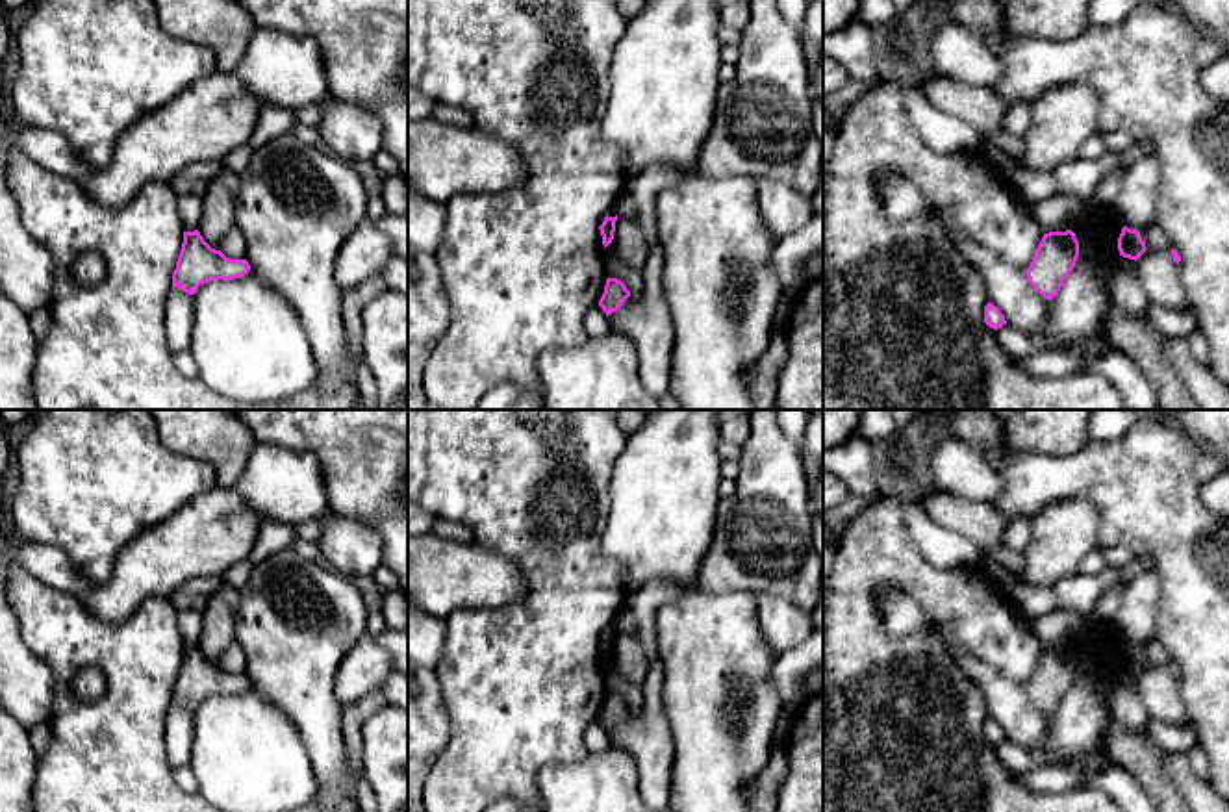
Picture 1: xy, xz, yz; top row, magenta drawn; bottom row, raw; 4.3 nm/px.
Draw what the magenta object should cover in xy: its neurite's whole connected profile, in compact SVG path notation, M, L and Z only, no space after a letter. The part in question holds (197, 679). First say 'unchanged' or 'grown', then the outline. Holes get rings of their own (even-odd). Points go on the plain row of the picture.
unchanged | M198 645L184 647L182 666L172 688L172 703L195 710L200 699L211 695L234 695L248 690L247 675L226 673L211 664Z

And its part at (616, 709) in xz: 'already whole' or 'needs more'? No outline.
already whole

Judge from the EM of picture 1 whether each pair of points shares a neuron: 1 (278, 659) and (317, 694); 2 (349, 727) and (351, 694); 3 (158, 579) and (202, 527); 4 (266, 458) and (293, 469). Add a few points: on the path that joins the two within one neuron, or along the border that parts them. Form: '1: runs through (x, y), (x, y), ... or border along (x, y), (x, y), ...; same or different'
1: runs through (288, 664), (308, 685); same
2: border along (379, 686), (343, 707); different
3: runs through (164, 566), (190, 540); same
4: runs through (273, 466), (286, 469); same

